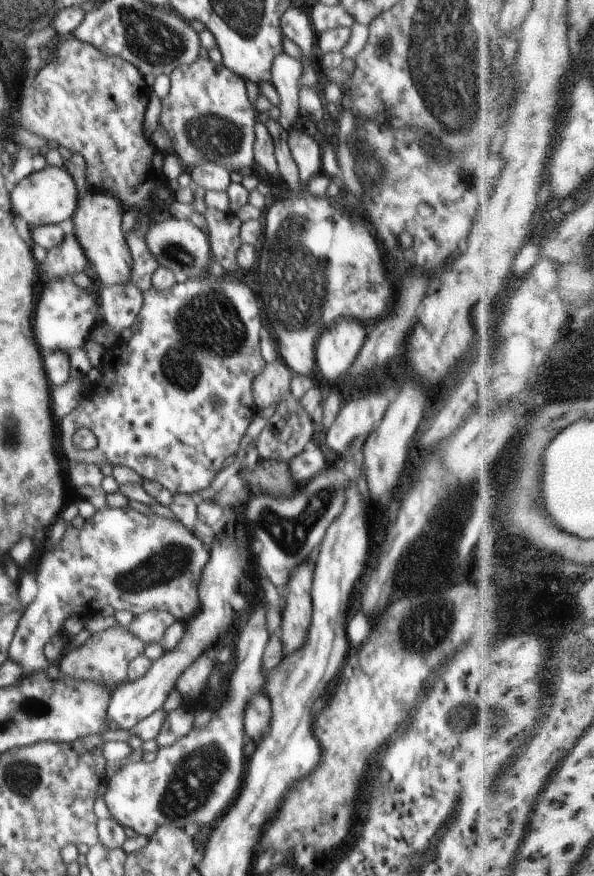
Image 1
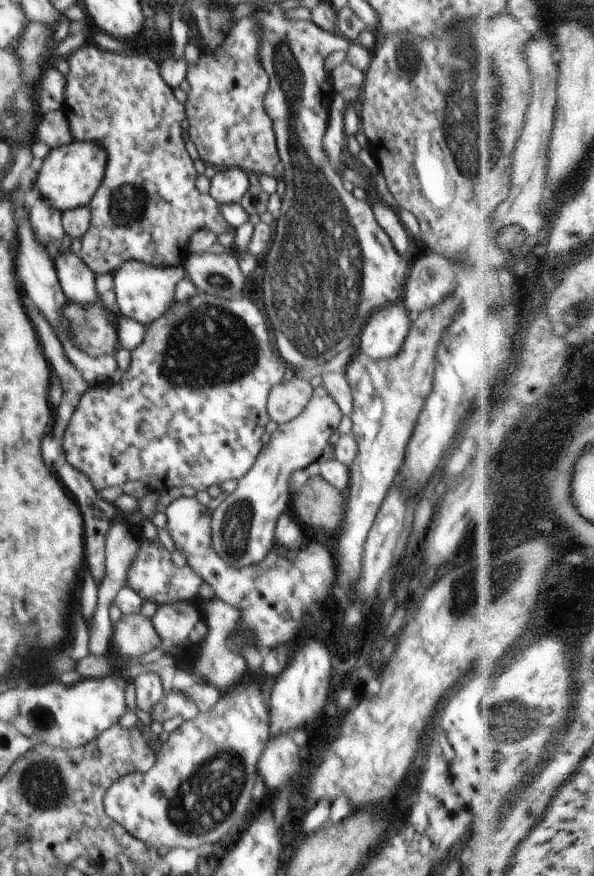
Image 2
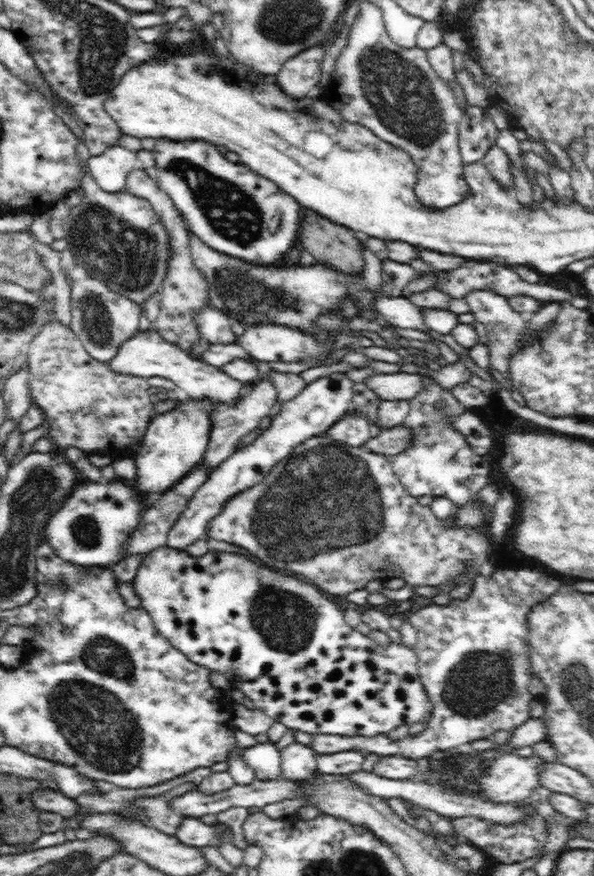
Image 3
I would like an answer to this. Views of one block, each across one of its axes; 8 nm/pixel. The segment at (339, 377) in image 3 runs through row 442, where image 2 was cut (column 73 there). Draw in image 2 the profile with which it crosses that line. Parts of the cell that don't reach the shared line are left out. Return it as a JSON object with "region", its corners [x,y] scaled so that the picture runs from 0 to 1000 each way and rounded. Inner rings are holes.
{"region":[[[99,287],[93,295],[93,307],[114,347],[155,347],[167,338],[162,332],[160,313],[135,295],[118,287]]]}

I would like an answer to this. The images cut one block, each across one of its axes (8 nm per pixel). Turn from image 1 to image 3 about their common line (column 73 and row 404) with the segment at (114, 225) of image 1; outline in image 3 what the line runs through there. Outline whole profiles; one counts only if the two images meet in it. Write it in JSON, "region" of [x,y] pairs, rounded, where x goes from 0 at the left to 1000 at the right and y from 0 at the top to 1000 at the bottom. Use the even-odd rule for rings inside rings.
{"region":[[[259,376],[232,378],[219,388],[205,390],[199,404],[180,413],[185,422],[199,427],[219,427],[231,430],[271,429],[290,434],[325,455],[350,455],[360,463],[397,459],[419,443],[407,436],[387,432],[367,419],[347,416],[335,408],[305,400],[296,393],[276,389],[276,385]]]}

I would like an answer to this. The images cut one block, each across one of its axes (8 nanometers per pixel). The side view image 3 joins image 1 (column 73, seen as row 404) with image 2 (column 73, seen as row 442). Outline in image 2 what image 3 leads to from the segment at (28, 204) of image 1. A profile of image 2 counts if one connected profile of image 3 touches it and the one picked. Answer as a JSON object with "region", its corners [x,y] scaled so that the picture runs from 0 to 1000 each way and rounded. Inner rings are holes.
{"region":[[[123,160],[118,164],[84,170],[56,213],[64,213],[71,224],[103,242],[145,236],[172,210],[180,185],[180,174],[170,164]]]}

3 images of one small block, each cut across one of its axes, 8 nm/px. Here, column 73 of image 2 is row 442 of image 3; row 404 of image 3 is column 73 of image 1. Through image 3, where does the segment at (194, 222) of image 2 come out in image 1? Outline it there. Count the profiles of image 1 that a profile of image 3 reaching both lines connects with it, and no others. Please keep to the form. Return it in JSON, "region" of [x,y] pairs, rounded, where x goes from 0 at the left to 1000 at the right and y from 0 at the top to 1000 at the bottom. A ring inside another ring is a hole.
{"region":[[[94,41],[84,49],[82,54],[88,58],[88,66],[74,72],[72,78],[62,82],[61,91],[57,91],[57,100],[51,100],[51,103],[44,105],[44,110],[47,110],[47,119],[44,119],[44,121],[47,121],[47,123],[34,123],[34,137],[30,137],[30,139],[34,139],[34,142],[37,142],[37,146],[44,146],[47,151],[54,151],[54,153],[64,153],[64,155],[74,155],[77,160],[91,160],[91,162],[96,162],[101,167],[101,170],[108,175],[130,175],[135,177],[146,189],[143,194],[143,201],[152,217],[185,220],[192,226],[200,228],[202,233],[209,235],[210,241],[232,240],[232,242],[237,242],[237,248],[231,251],[231,255],[224,258],[224,261],[210,268],[210,273],[214,274],[221,288],[221,295],[224,297],[224,301],[221,304],[219,322],[226,323],[239,333],[242,333],[247,330],[258,328],[254,317],[258,316],[259,311],[263,311],[271,304],[266,297],[263,297],[263,293],[256,290],[256,288],[253,288],[244,273],[247,261],[251,261],[256,256],[253,247],[254,244],[259,244],[259,241],[269,236],[278,236],[283,239],[283,236],[276,235],[274,233],[268,234],[261,232],[258,224],[271,212],[278,212],[286,216],[283,212],[283,207],[276,202],[276,197],[273,197],[273,186],[279,178],[271,175],[273,171],[269,171],[269,175],[266,174],[266,169],[254,162],[253,156],[247,156],[241,151],[244,148],[244,130],[254,100],[247,96],[247,89],[242,88],[232,78],[229,78],[229,75],[226,75],[222,72],[217,72],[214,68],[209,68],[202,65],[182,64],[170,57],[158,55],[158,53],[153,50],[138,48],[130,43],[121,41]]]}

